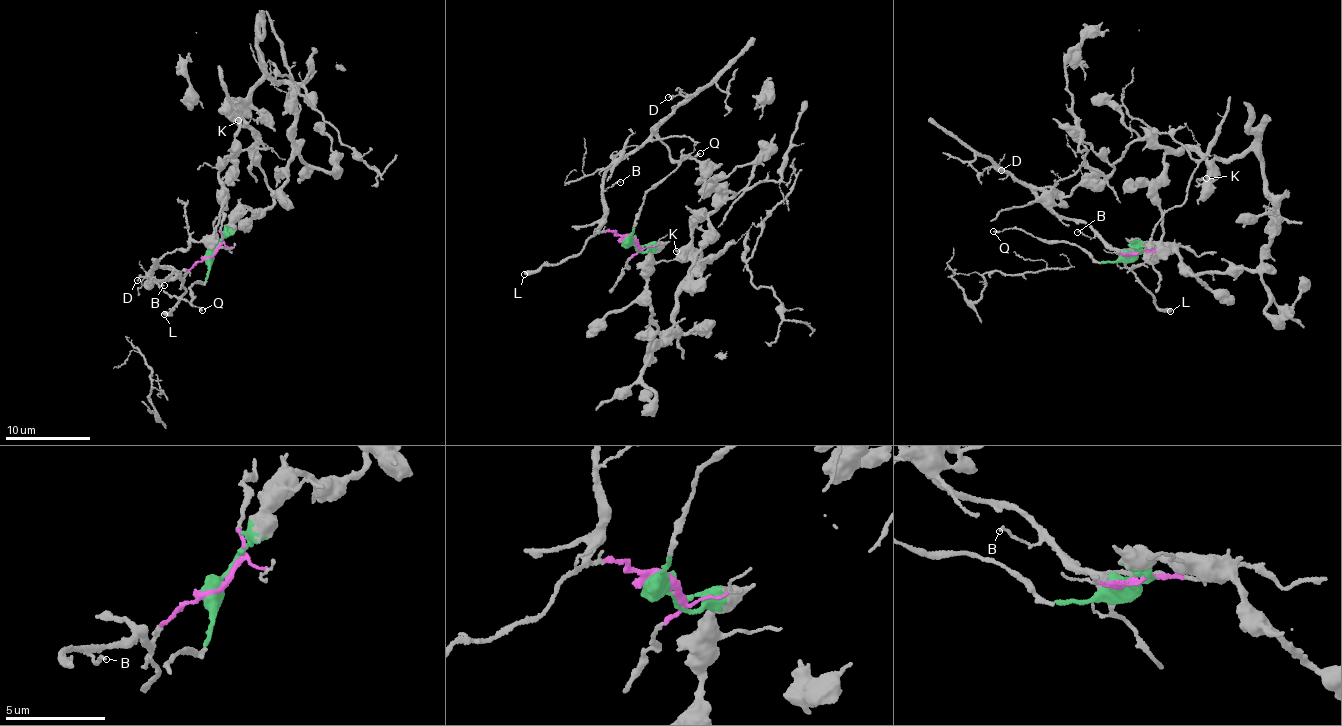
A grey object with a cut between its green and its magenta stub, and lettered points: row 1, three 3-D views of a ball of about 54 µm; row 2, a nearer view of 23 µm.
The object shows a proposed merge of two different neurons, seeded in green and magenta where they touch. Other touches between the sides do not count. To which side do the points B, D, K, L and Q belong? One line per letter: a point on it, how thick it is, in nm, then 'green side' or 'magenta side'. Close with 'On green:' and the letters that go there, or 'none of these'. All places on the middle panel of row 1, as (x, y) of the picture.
B: place (620, 182); calibre 120 nm; magenta side
D: place (668, 97); calibre 90 nm; magenta side
K: place (676, 251); calibre 150 nm; green side
L: place (524, 274); calibre 400 nm; magenta side
Q: place (700, 153); calibre 180 nm; green side
On green: K, Q

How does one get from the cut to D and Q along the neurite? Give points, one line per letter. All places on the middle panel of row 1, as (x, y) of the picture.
D: (634, 242), (605, 229), (604, 171), (642, 144), (654, 124), (683, 100), (678, 95), (668, 96)
Q: (634, 242), (631, 236), (638, 208), (643, 204), (643, 193), (679, 165), (680, 159), (700, 153)

